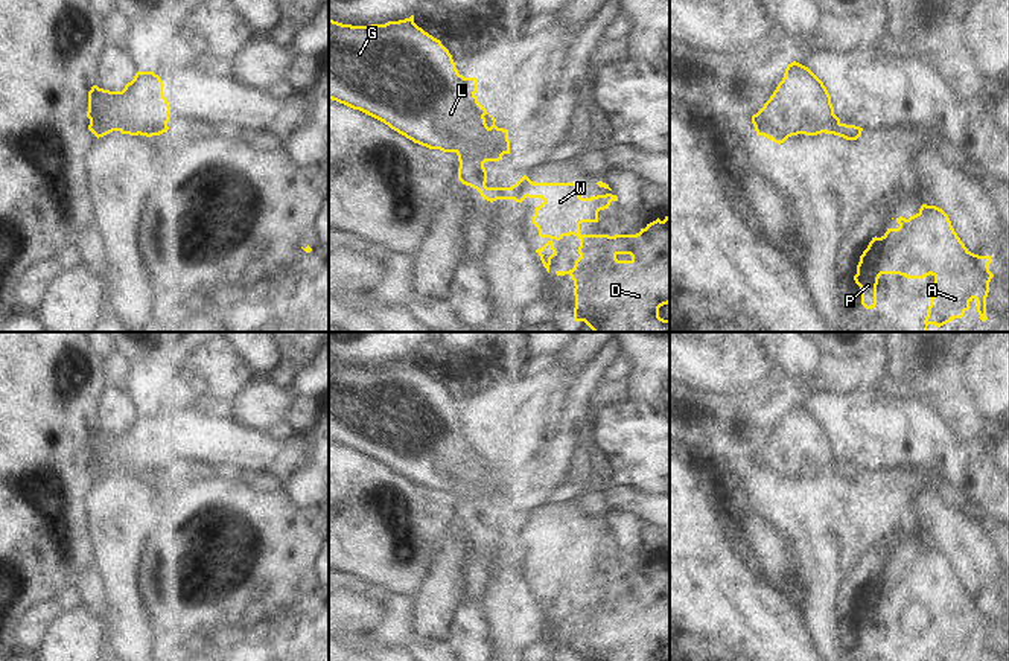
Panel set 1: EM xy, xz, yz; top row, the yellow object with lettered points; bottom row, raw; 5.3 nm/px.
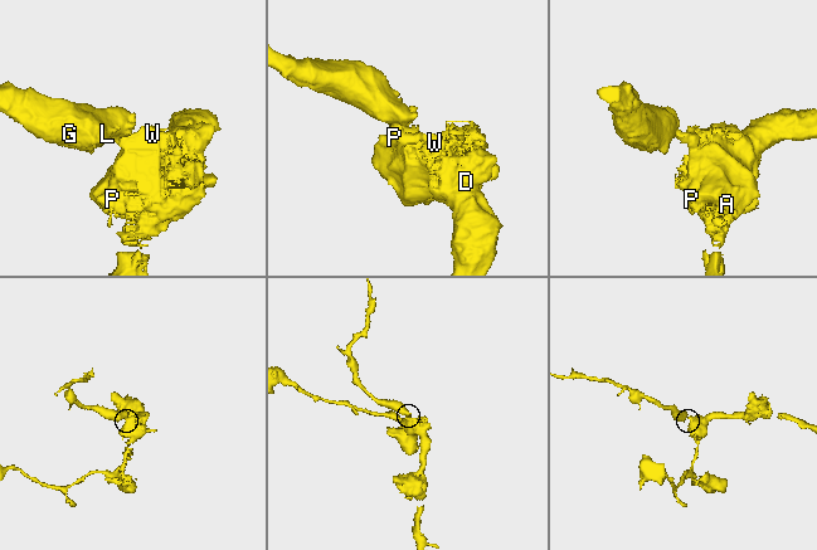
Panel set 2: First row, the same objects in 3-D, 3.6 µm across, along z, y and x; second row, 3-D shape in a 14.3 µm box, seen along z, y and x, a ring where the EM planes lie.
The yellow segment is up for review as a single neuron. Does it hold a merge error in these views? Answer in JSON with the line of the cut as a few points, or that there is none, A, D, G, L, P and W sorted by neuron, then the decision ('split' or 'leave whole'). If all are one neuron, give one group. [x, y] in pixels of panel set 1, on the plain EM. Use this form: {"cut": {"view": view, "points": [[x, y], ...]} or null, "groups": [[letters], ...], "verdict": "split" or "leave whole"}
{"cut": {"view": "xz", "points": [[455, 492], [474, 489], [483, 504]]}, "groups": [["A", "D", "P", "W"], ["G", "L"]], "verdict": "split"}

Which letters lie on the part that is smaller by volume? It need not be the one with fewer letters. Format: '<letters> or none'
G, L

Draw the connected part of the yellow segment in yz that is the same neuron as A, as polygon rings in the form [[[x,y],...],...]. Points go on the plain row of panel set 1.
[[[922,545],[916,556],[909,560],[899,557],[896,564],[898,570],[887,570],[881,579],[872,579],[860,597],[854,621],[861,631],[861,646],[866,650],[875,649],[881,615],[899,615],[907,620],[924,620],[931,615],[934,635],[930,638],[925,661],[962,659],[972,641],[977,643],[980,661],[988,661],[986,638],[994,618],[989,612],[991,597],[971,594],[954,573],[948,556],[936,547]]]

